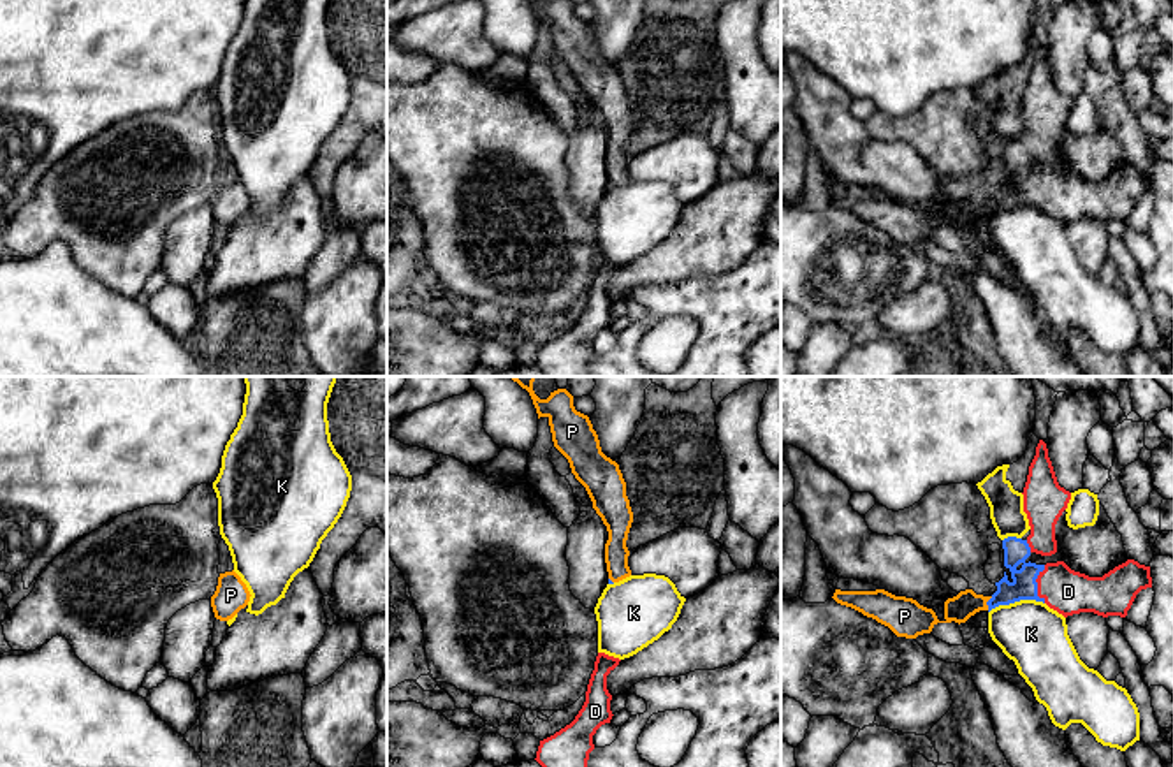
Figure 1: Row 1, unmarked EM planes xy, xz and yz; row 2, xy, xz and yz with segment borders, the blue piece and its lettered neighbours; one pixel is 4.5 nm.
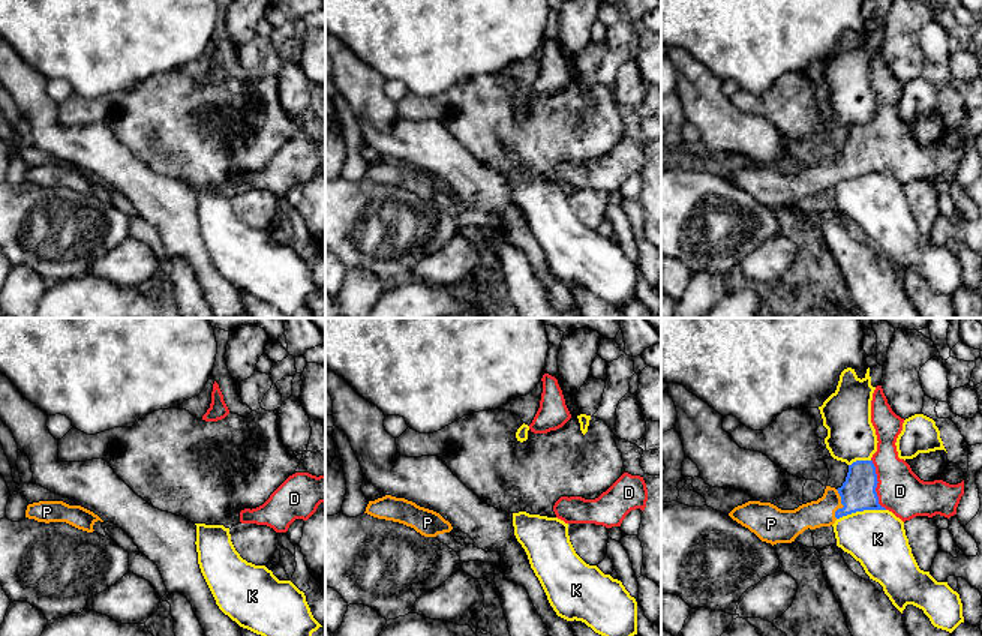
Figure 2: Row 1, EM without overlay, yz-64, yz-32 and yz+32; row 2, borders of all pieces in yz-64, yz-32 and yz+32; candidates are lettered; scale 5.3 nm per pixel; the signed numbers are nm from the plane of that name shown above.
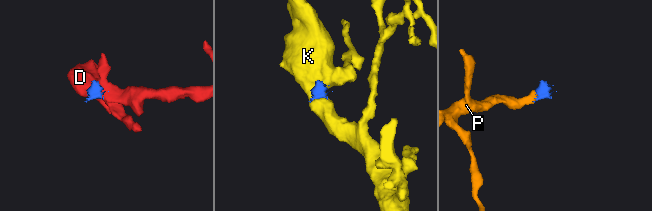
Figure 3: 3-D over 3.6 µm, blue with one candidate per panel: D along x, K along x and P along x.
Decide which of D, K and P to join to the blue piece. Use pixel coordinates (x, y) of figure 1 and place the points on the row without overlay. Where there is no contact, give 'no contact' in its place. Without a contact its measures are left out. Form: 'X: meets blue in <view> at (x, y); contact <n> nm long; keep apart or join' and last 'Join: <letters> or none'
D: meets blue in yz at (1036, 190); contact 180 nm long; join
K: meets blue in yz at (1015, 206); contact 260 nm long; keep apart
P: meets blue in yz at (987, 210); contact 70 nm long; join
Join: D, P

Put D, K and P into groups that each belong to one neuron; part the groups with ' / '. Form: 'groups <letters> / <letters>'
groups D P / K

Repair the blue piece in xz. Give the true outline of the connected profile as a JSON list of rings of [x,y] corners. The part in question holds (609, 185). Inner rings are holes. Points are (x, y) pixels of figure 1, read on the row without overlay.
[[[550,0],[547,5],[529,2],[538,25],[549,25],[554,53],[568,65],[572,79],[586,93],[593,114],[607,132],[608,190],[630,183],[626,146],[633,118],[619,70],[601,58],[589,23],[575,16],[572,0]]]

